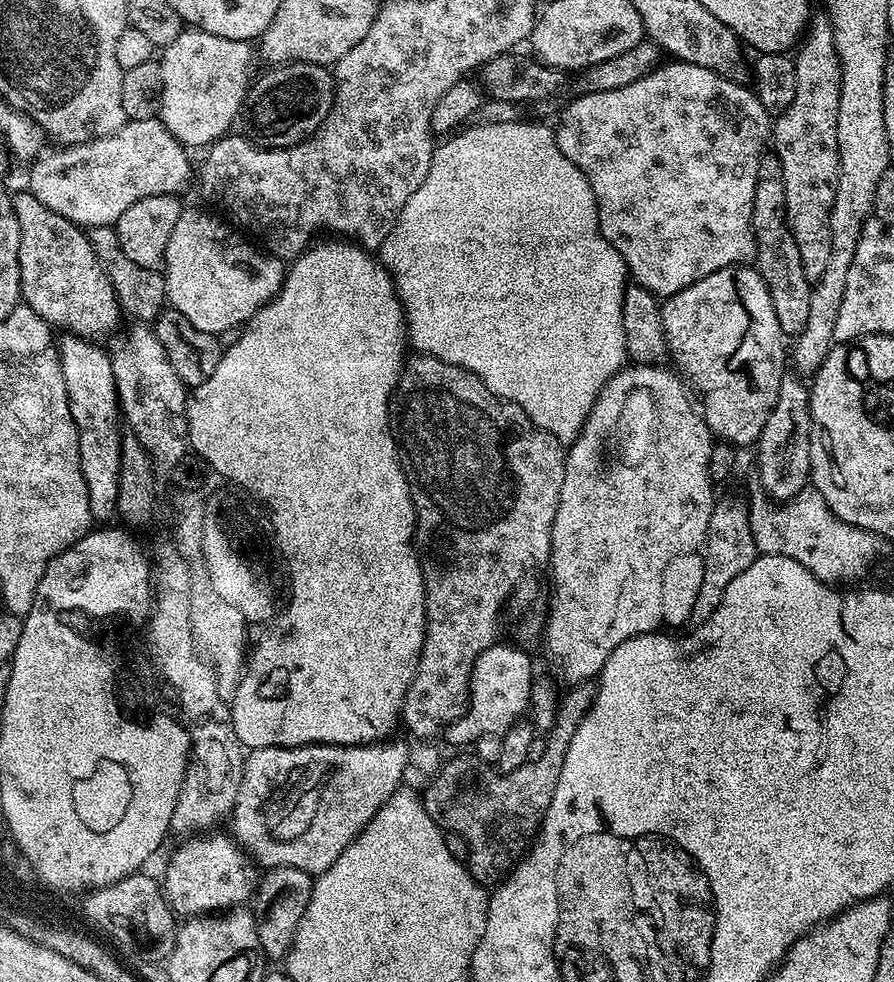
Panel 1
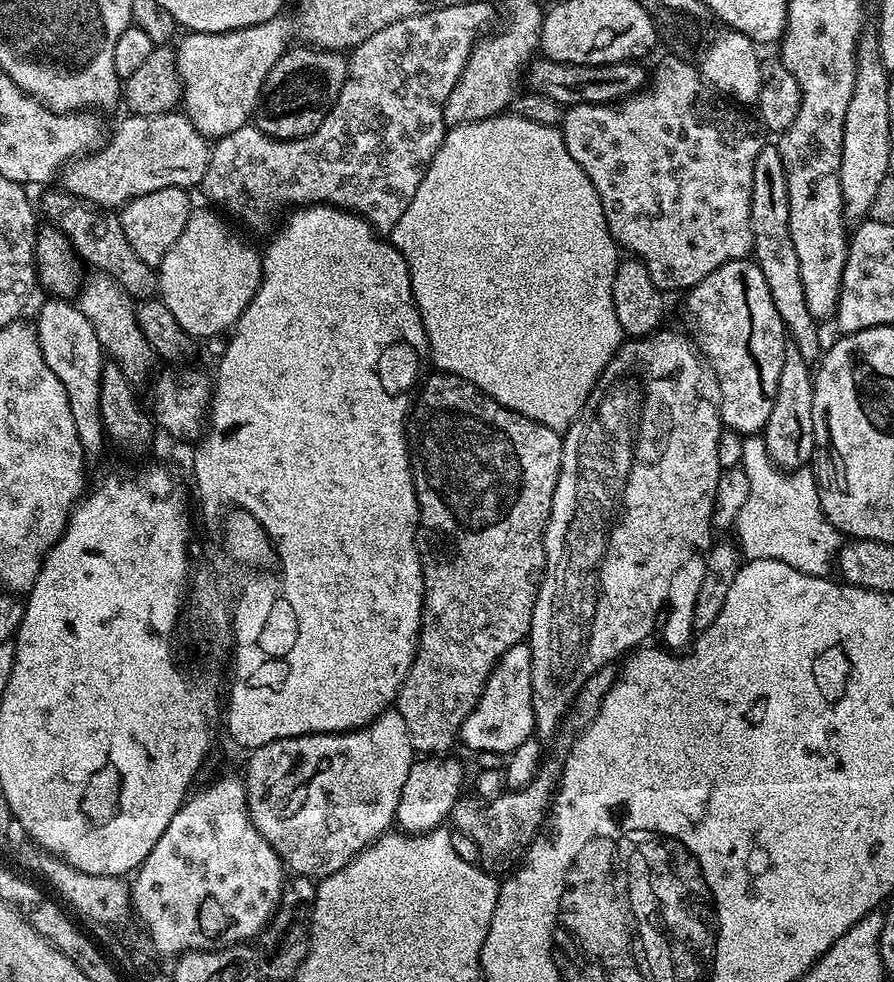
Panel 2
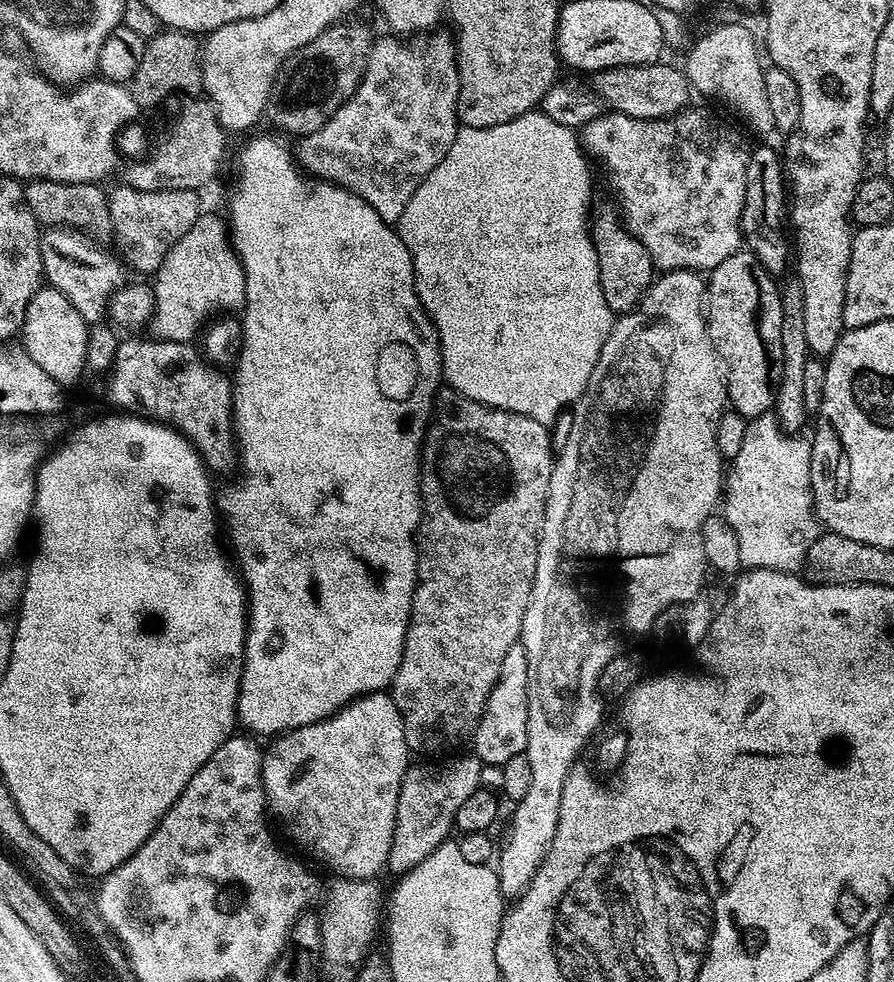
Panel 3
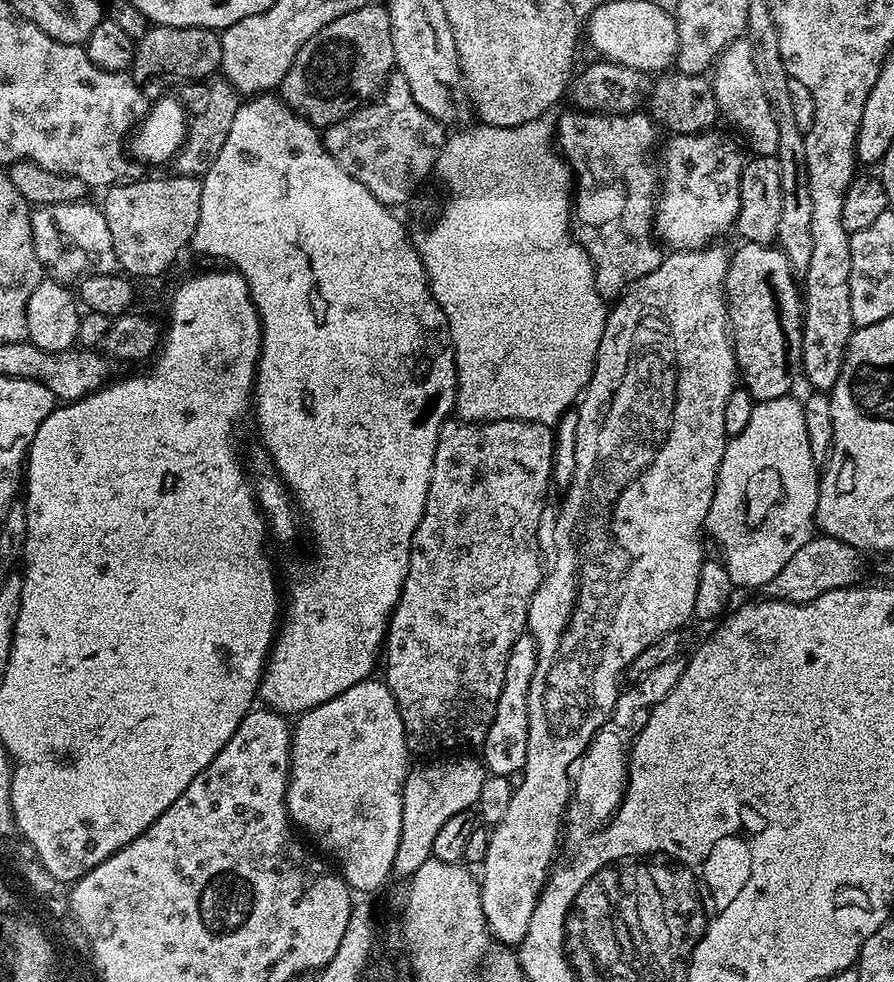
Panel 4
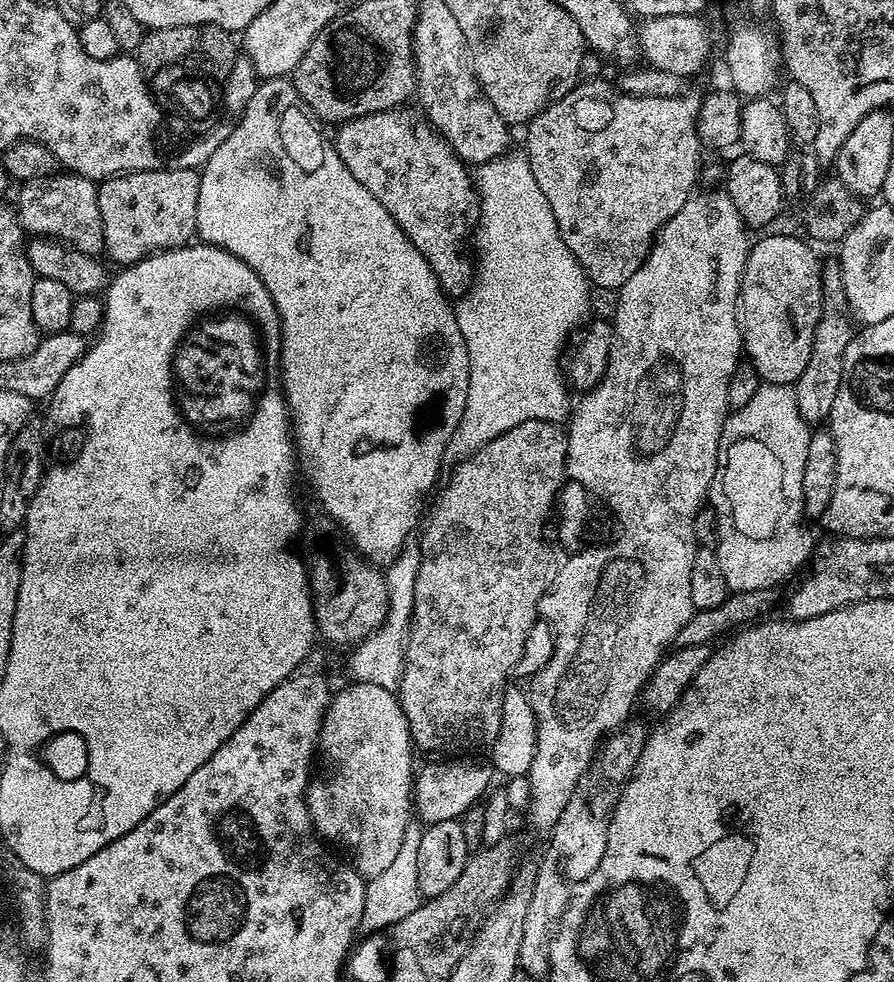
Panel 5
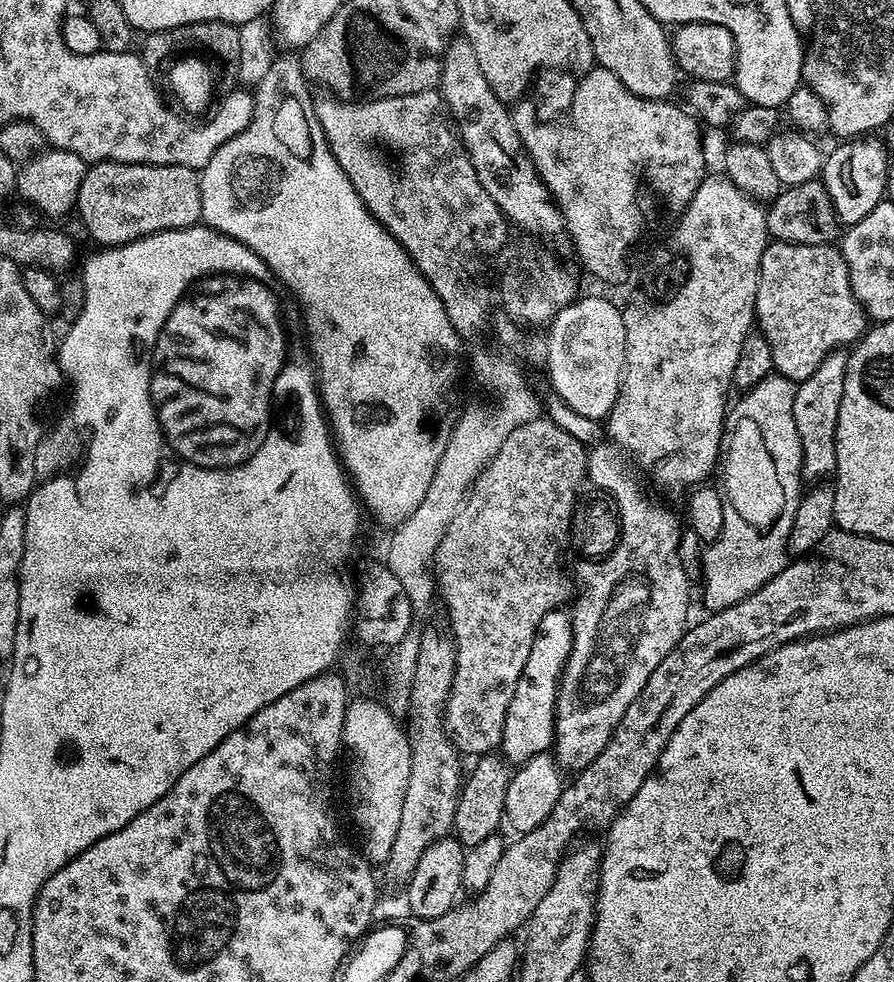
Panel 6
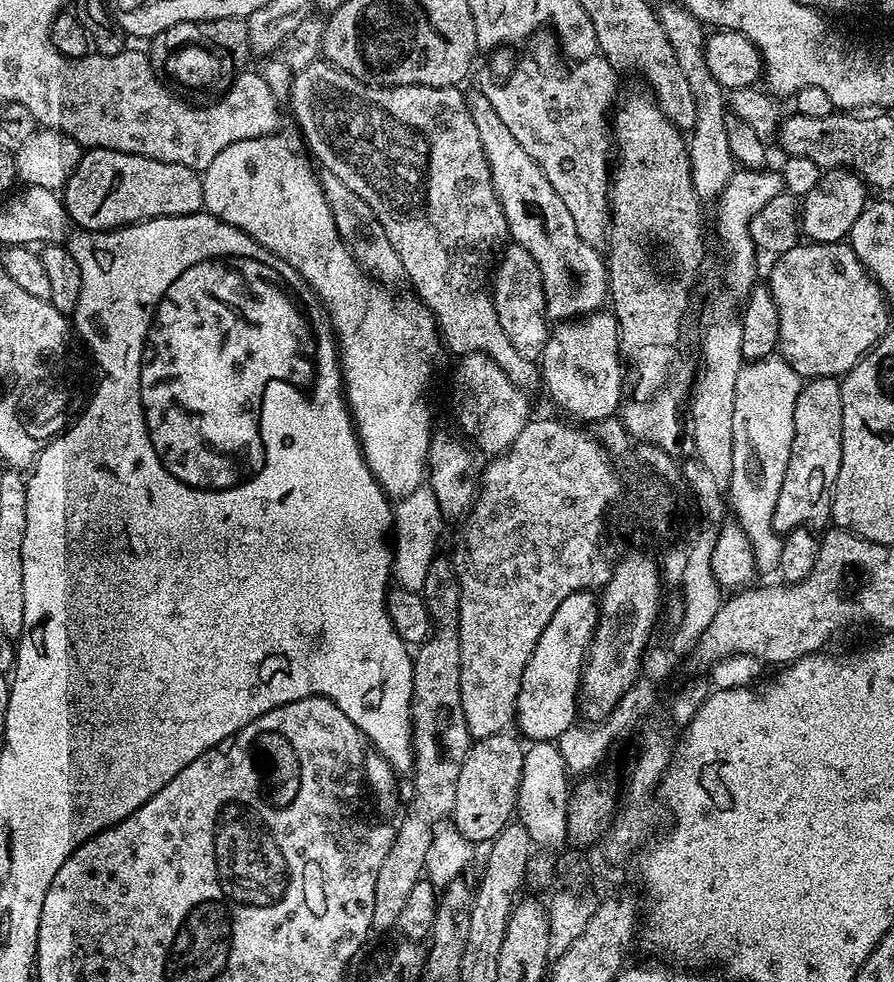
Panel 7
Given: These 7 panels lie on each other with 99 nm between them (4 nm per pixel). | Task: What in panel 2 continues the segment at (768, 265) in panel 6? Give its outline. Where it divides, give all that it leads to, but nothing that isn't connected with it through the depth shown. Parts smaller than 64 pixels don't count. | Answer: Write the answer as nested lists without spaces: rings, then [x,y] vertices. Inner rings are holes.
[[[748,258],[731,260],[687,289],[686,296],[688,312],[696,327],[694,343],[699,355],[712,363],[720,379],[721,425],[741,434],[763,433],[770,410],[774,410],[786,333],[778,310],[774,310],[774,298],[770,298],[770,286],[766,286],[762,270]]]

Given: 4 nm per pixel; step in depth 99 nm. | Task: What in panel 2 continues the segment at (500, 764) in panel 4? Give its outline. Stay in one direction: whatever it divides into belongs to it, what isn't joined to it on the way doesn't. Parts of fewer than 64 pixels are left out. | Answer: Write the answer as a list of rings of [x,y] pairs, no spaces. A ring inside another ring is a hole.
[[[521,642],[510,646],[500,661],[492,667],[492,673],[484,684],[484,693],[474,710],[462,722],[459,743],[473,748],[473,753],[492,751],[509,754],[534,736],[536,719],[532,705],[532,650],[527,643]]]

